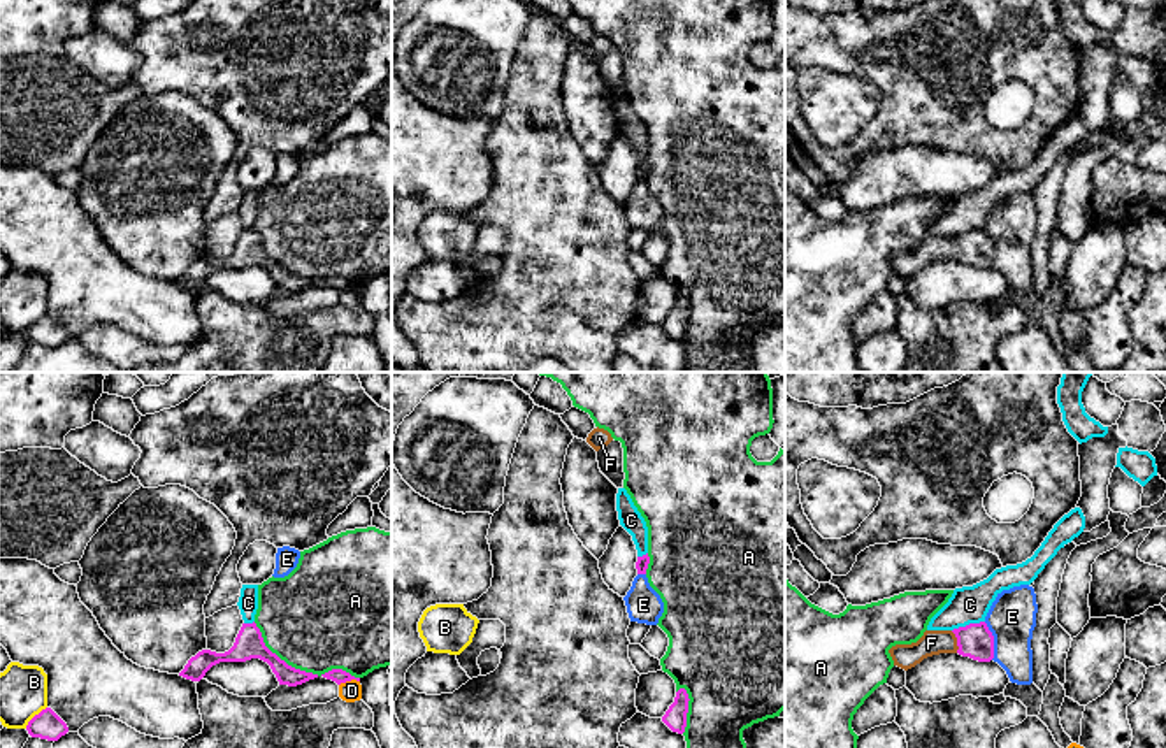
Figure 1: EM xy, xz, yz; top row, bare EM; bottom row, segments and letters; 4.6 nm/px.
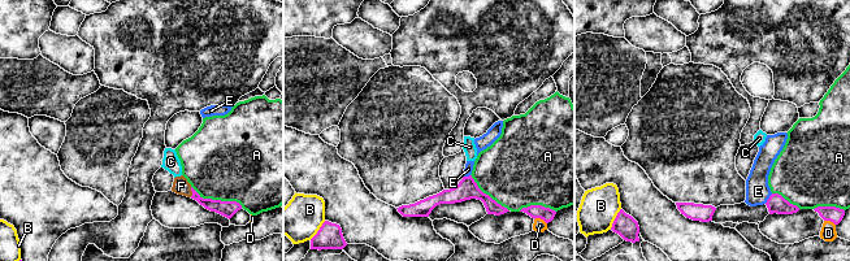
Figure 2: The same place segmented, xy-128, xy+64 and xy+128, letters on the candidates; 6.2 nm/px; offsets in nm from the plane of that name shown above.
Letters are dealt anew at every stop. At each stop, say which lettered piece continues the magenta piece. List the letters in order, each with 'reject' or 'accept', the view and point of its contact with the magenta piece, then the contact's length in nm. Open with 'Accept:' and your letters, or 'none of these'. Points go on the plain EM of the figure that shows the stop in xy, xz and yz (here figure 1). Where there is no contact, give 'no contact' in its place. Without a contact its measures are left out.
Accept: F
A: reject; contact xy (299, 276); length 550 nm
B: reject; contact xy (34, 323); length 140 nm
C: reject; contact yz (970, 230); length 160 nm
D: reject; contact xy (348, 287); length 100 nm
E: reject; contact yz (993, 248); length 180 nm
F: accept; contact yz (957, 248); length 110 nm

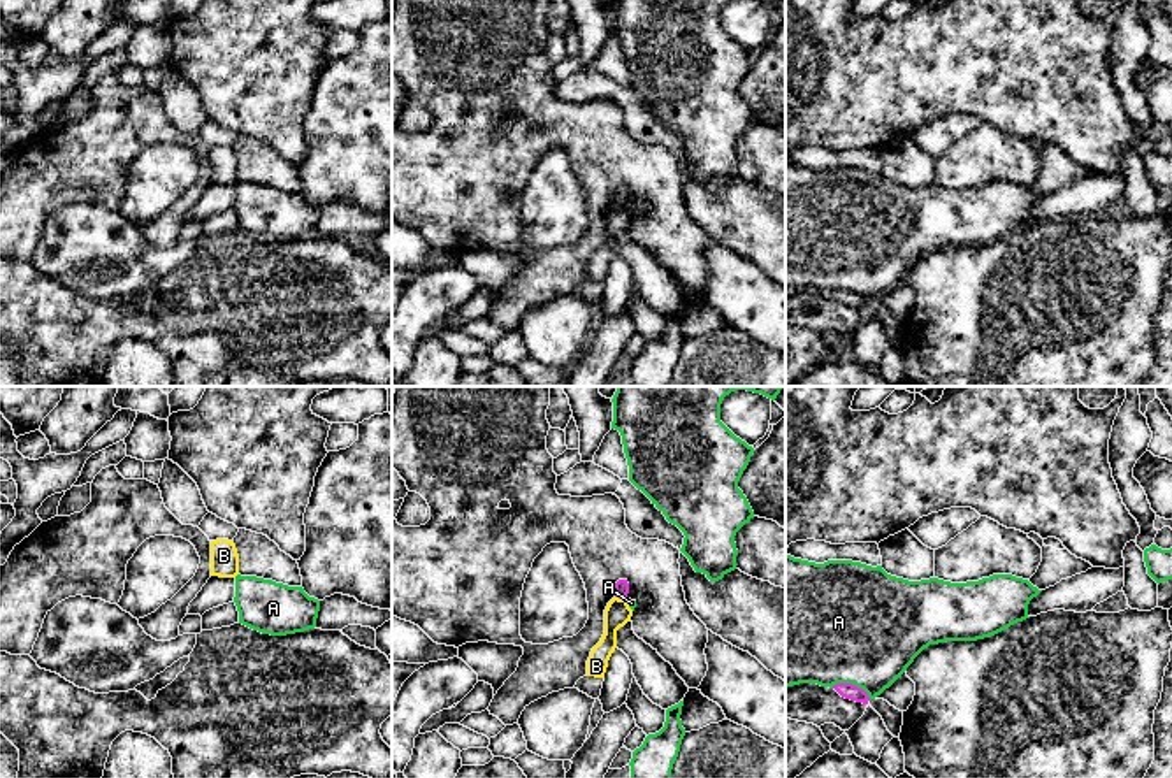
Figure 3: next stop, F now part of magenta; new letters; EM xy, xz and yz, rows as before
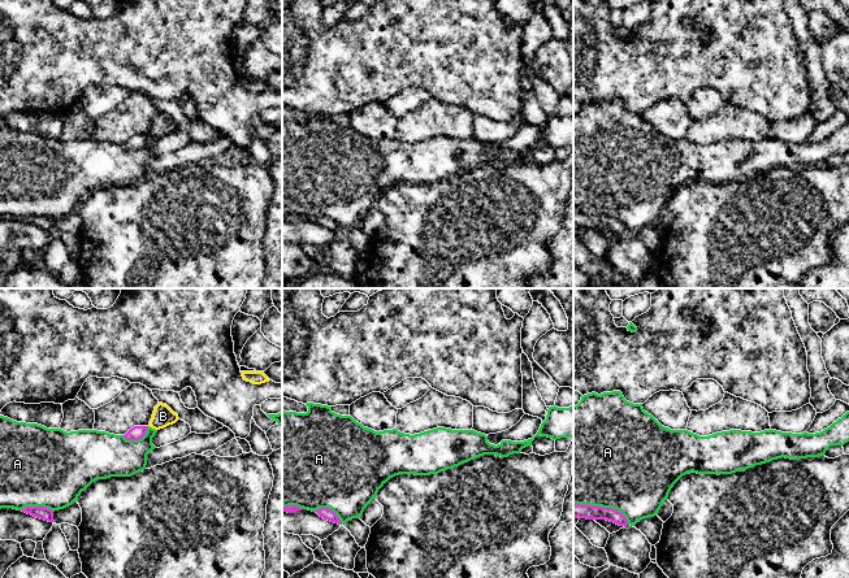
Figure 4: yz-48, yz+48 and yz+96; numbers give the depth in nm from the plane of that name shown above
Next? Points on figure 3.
Accept: none of these
A: reject; contact yz (851, 290); length 200 nm
B: reject; contact xz (621, 204); length 50 nm

